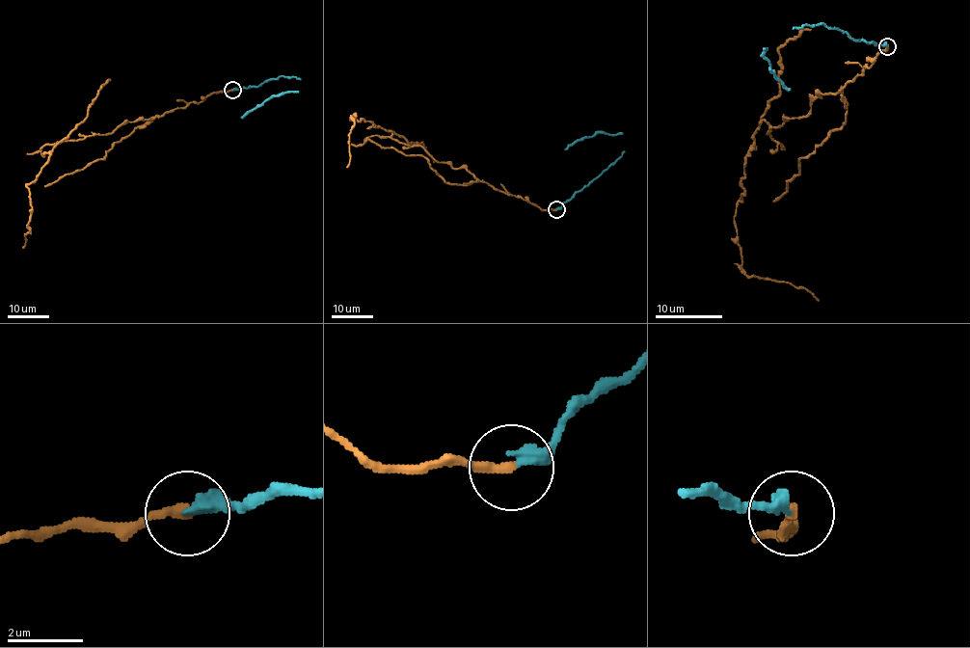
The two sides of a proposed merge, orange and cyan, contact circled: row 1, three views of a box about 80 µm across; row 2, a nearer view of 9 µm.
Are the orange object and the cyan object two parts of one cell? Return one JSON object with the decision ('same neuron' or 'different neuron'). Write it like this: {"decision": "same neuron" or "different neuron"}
{"decision": "different neuron"}

